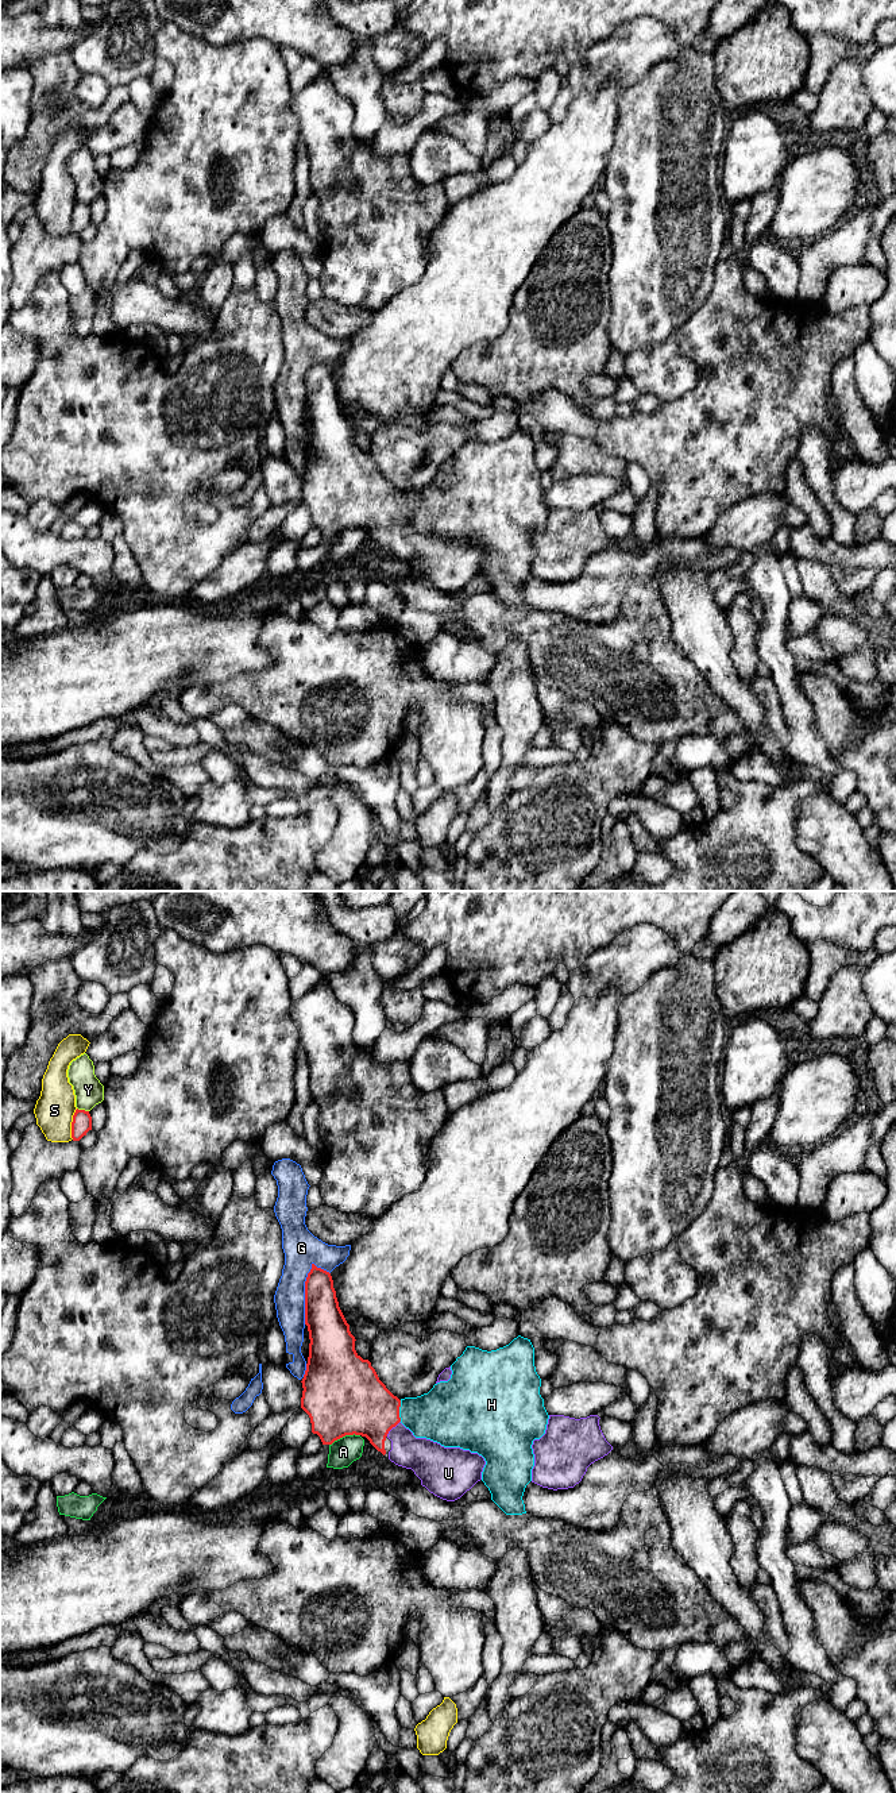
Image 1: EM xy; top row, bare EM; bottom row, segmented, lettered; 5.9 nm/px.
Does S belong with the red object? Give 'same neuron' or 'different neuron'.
different neuron

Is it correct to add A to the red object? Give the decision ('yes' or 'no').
no

